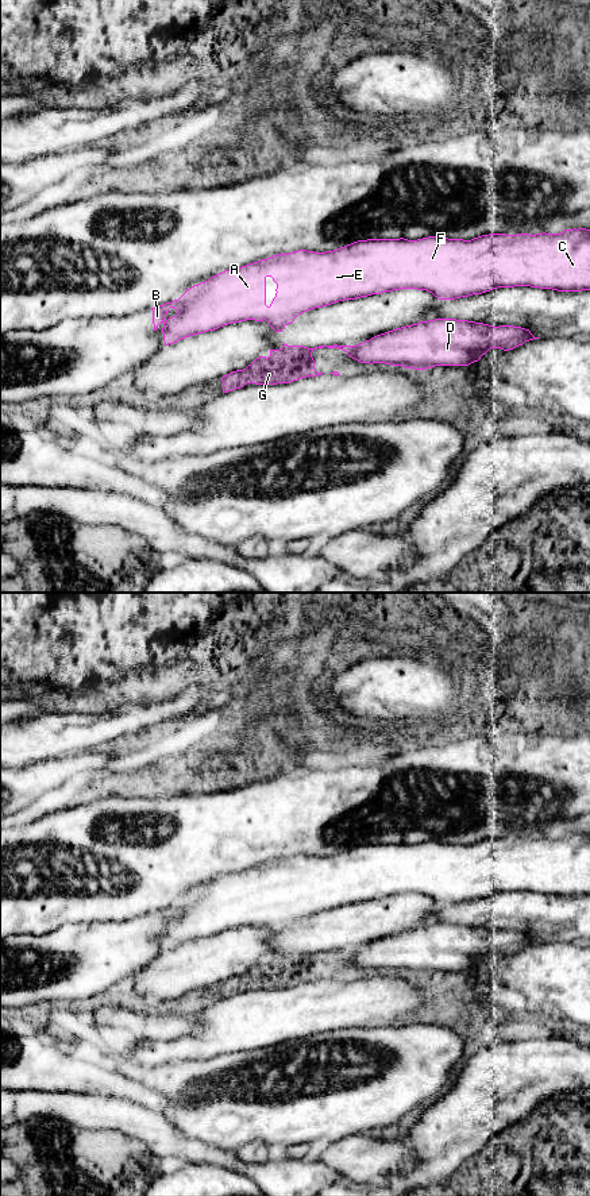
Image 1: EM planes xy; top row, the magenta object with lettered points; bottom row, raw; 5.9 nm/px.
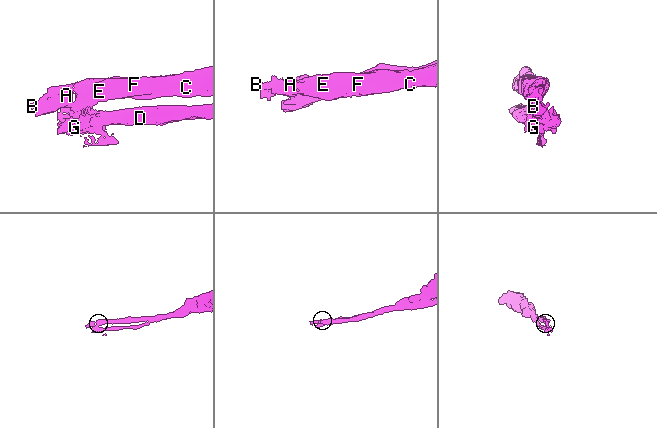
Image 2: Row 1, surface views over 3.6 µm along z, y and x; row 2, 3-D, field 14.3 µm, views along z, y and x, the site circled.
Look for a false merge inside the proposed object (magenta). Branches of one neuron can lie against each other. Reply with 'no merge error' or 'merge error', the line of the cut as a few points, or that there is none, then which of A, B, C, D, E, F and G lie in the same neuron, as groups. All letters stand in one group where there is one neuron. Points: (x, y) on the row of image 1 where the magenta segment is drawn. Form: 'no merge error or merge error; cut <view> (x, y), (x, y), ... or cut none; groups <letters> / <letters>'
merge error; cut xy (303, 311), (266, 320); groups A B C E F / D G

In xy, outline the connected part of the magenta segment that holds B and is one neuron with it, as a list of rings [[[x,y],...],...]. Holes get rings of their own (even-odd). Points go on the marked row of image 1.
[[[590,229],[536,235],[489,234],[471,240],[439,236],[417,240],[367,239],[325,252],[298,250],[219,273],[186,289],[178,300],[151,310],[154,331],[162,323],[163,342],[169,346],[232,323],[278,319],[385,292],[417,289],[427,290],[439,300],[455,300],[514,286],[558,292],[590,290]],[[267,277],[277,283],[275,297],[269,306]]]

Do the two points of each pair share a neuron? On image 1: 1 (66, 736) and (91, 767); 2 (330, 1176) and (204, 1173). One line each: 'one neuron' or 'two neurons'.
1: two neurons
2: two neurons

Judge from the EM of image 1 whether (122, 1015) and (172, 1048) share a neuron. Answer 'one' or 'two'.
two

